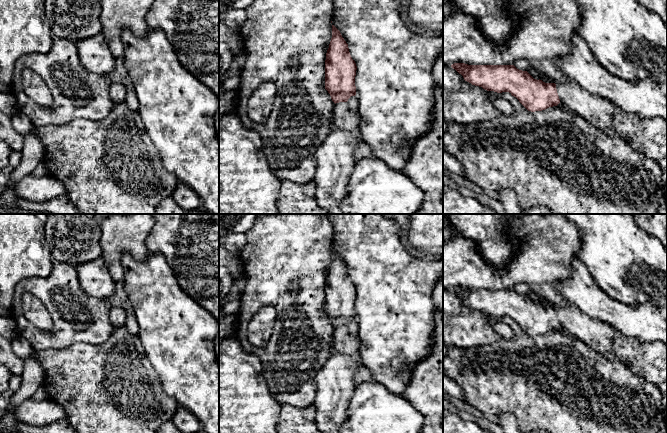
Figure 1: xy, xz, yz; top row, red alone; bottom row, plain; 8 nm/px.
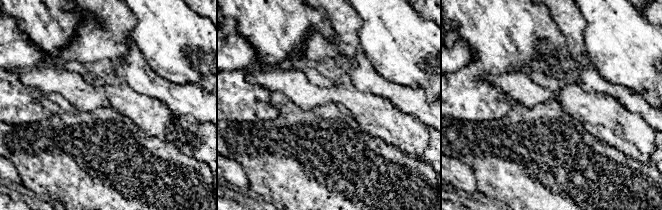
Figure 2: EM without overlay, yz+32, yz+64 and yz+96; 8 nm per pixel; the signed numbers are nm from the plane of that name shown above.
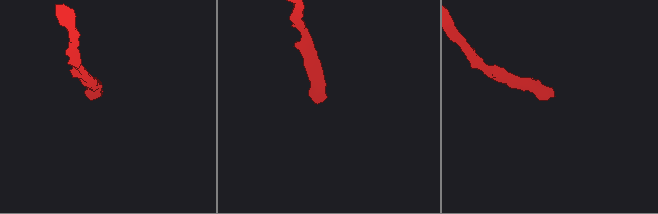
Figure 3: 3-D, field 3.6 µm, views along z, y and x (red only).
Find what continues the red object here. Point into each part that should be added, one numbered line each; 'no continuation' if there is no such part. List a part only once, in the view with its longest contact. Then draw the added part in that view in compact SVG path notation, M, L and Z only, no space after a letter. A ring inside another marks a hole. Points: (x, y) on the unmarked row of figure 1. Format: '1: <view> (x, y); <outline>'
1: yz (598, 335); M570 303L564 307L557 307L556 313L560 326L567 334L581 340L607 359L613 360L611 348L616 329L612 325L589 317Z

